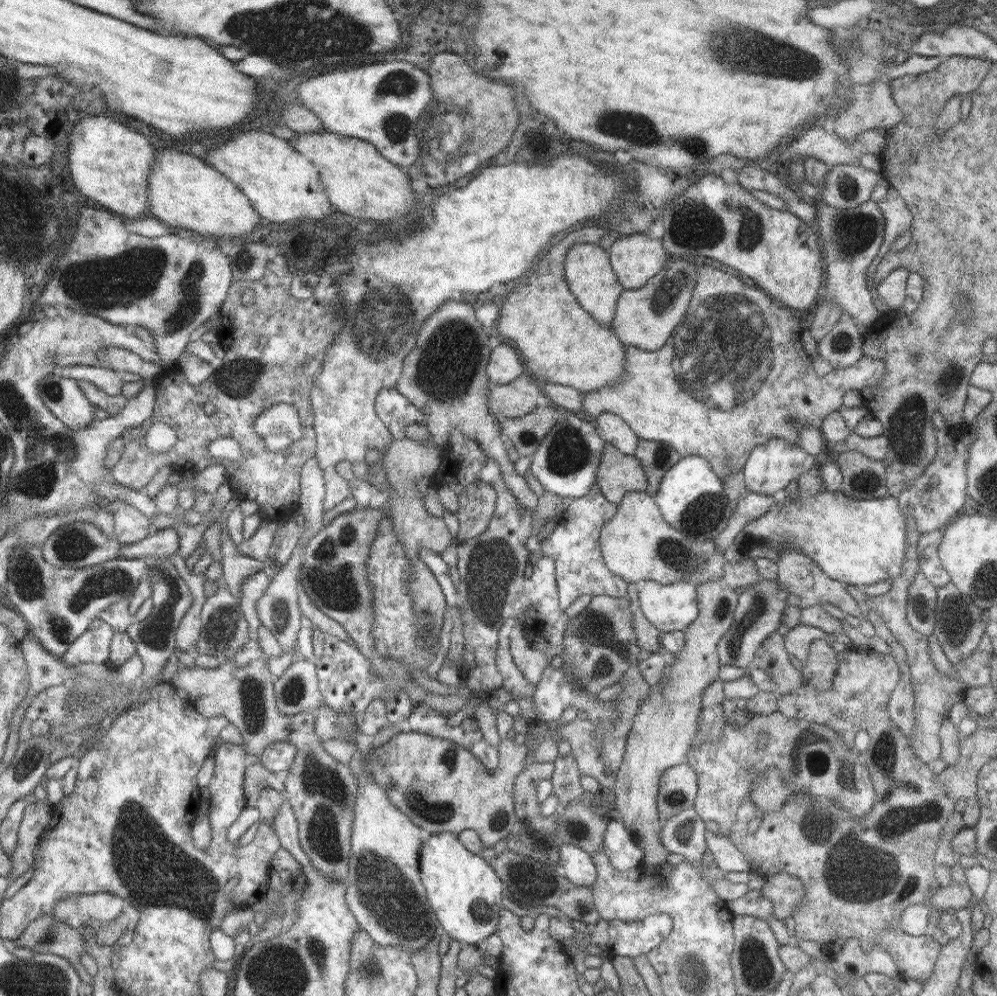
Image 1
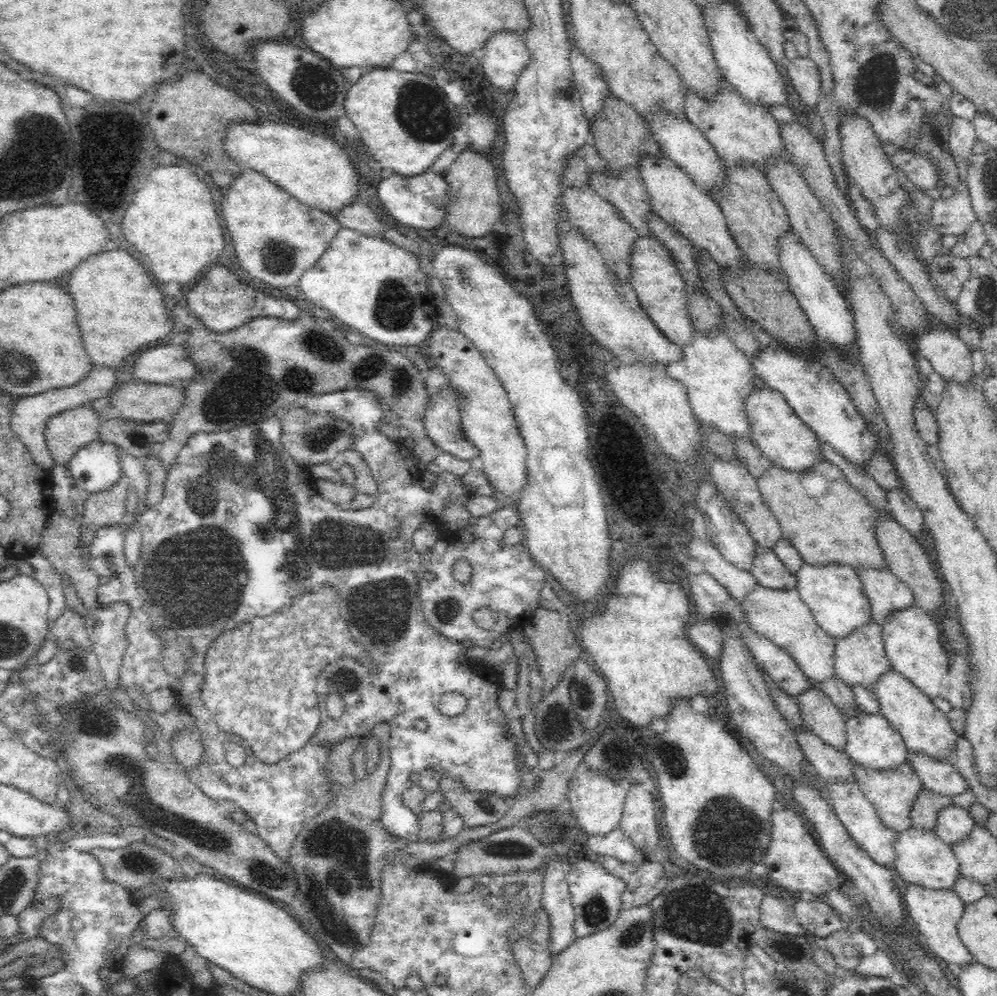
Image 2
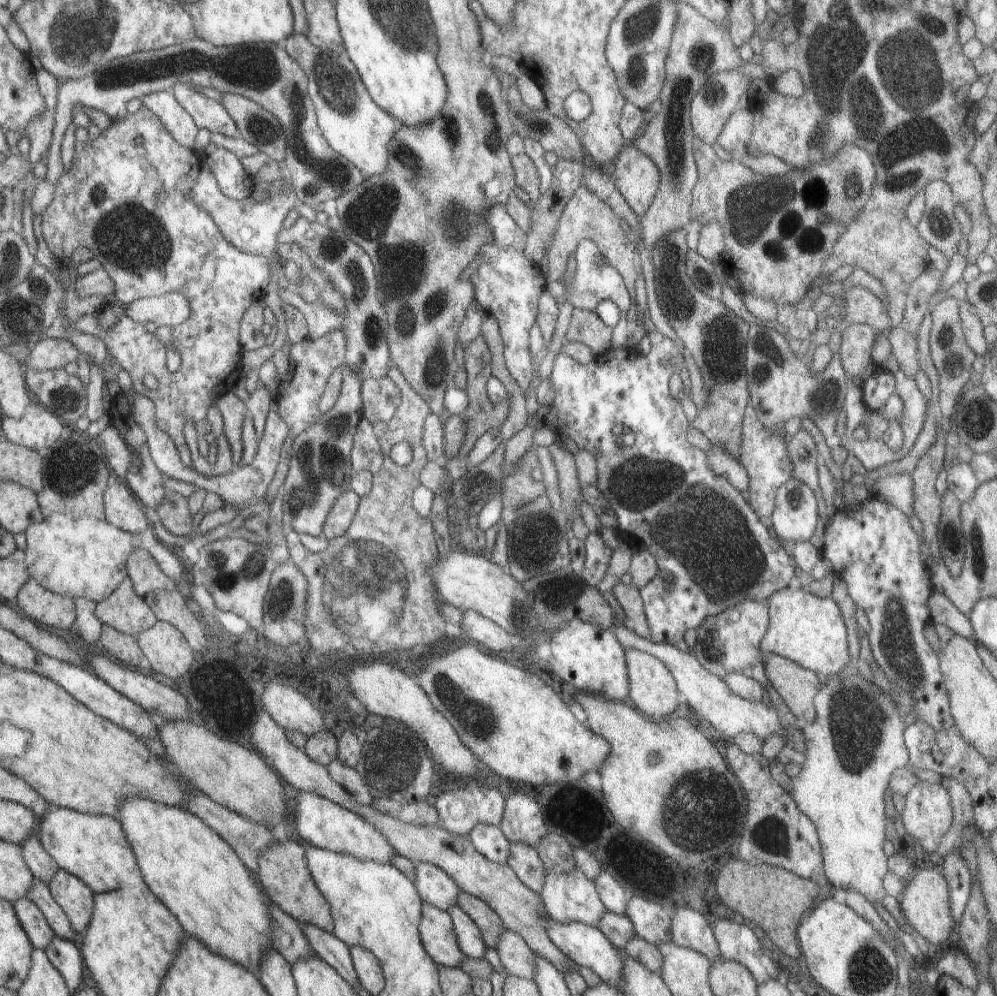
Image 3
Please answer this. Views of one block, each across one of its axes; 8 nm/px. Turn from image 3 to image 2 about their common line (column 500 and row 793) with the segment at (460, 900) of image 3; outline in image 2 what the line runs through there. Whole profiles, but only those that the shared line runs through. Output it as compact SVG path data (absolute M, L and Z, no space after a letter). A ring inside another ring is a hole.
M922 786L920 792L916 794L916 800L912 802L910 808L910 820L914 828L926 828L926 830L936 830L936 816L940 808L954 804L952 796L944 796L938 792L932 792L930 788Z

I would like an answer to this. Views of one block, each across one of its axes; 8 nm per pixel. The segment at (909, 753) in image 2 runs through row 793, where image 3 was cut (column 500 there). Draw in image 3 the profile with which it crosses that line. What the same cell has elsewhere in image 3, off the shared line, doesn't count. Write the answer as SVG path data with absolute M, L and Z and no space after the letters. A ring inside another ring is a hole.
M505 930L497 942L497 954L509 976L519 976L533 980L537 974L537 954L527 946L527 942L511 930Z

